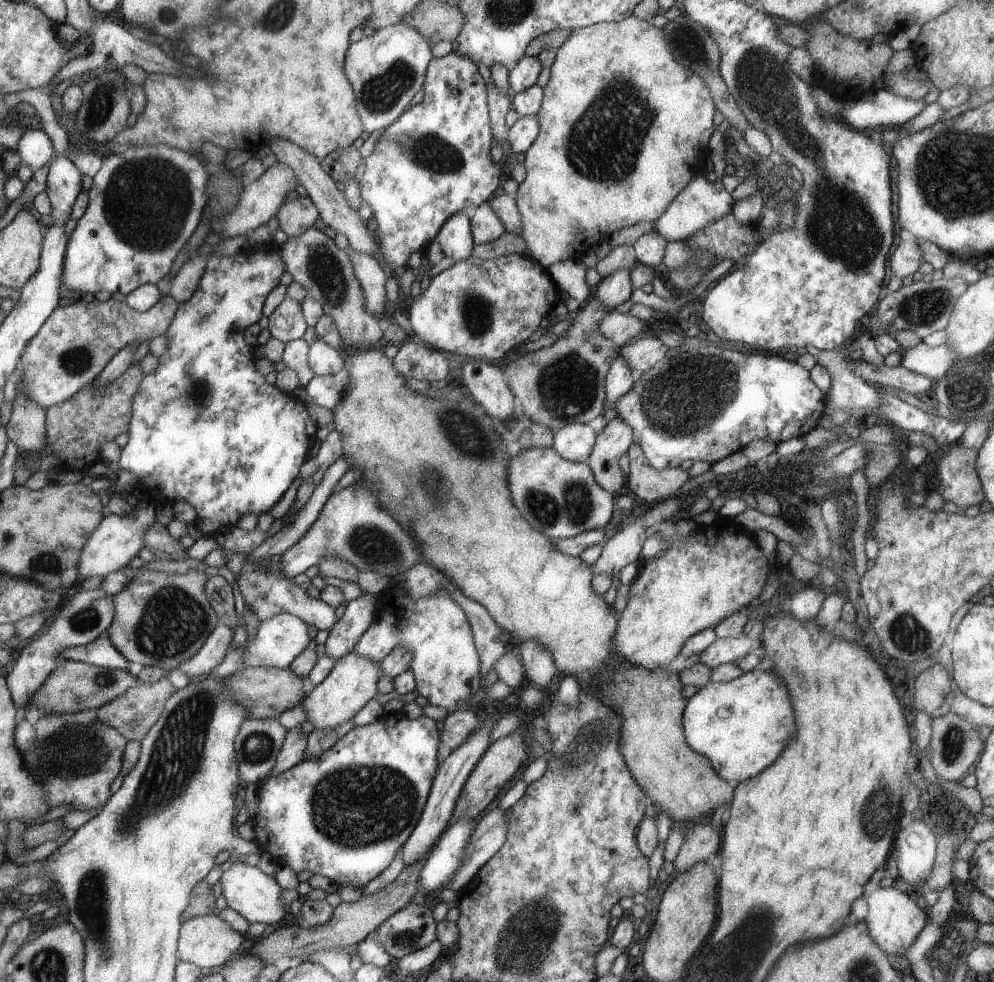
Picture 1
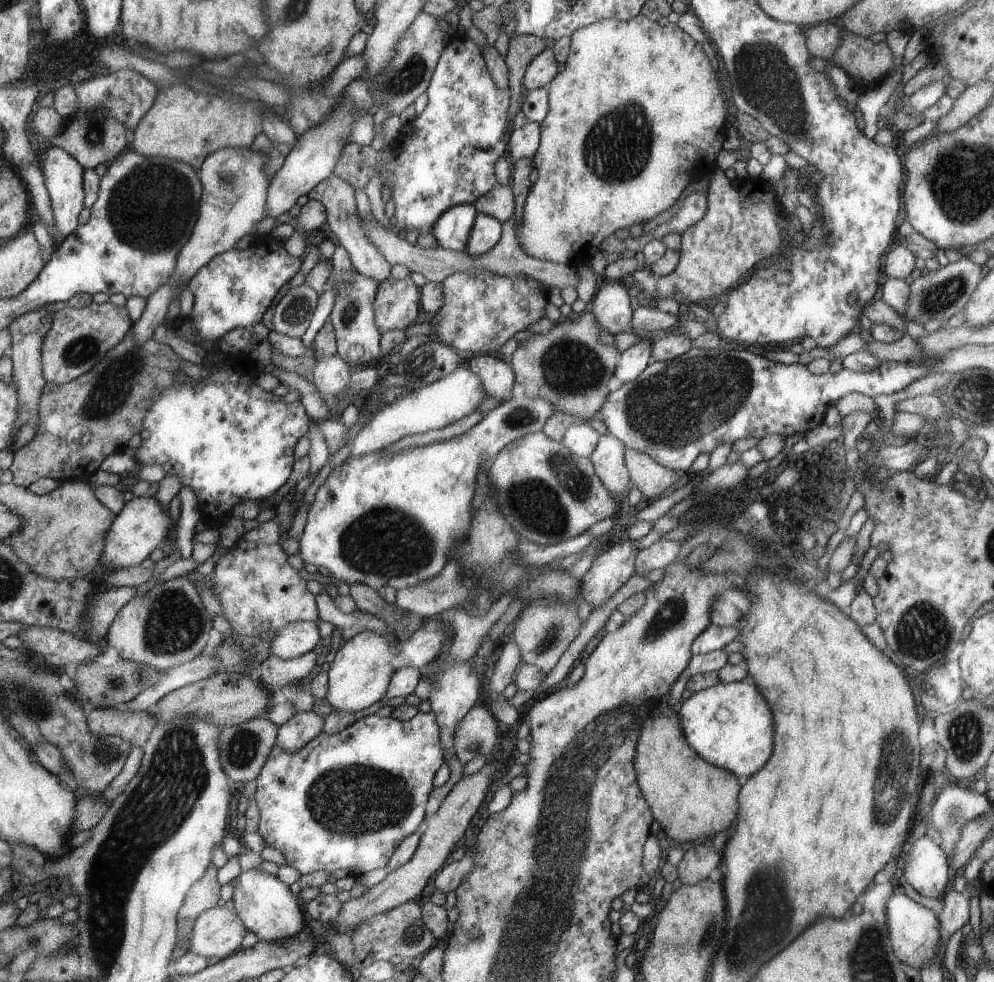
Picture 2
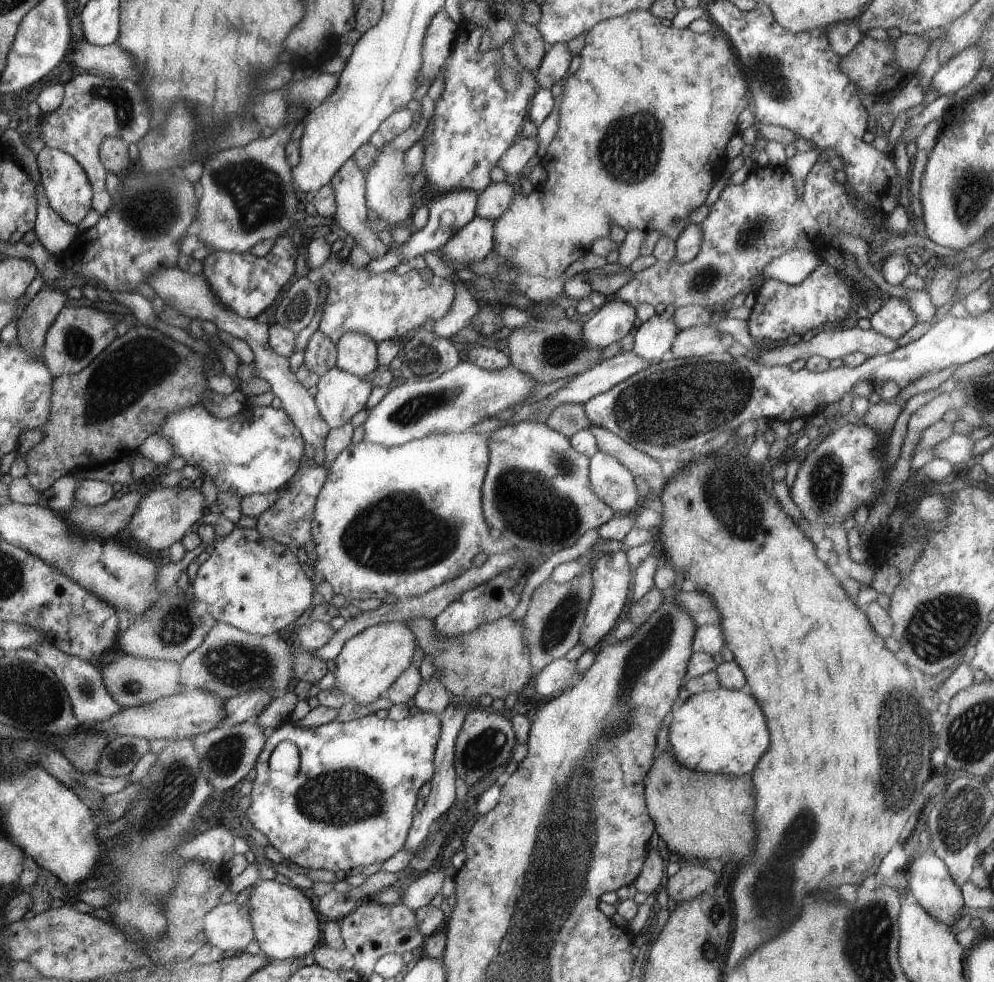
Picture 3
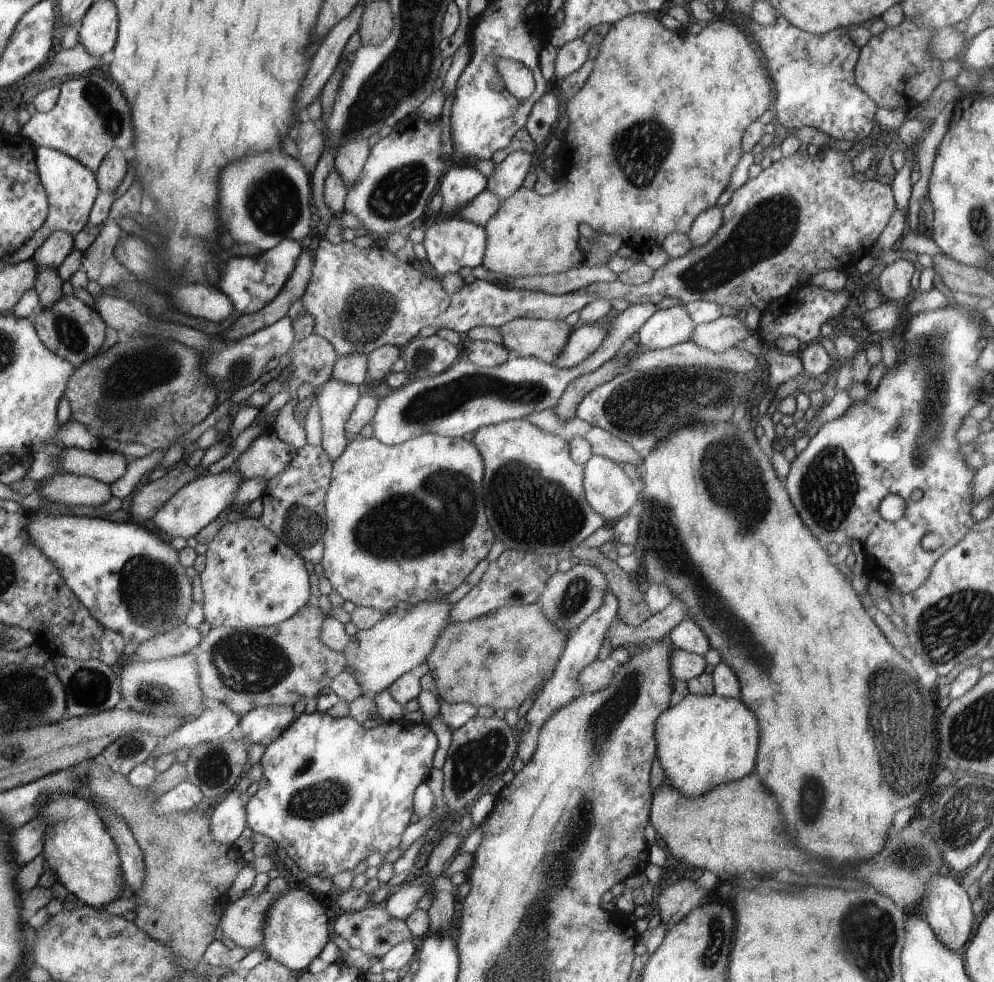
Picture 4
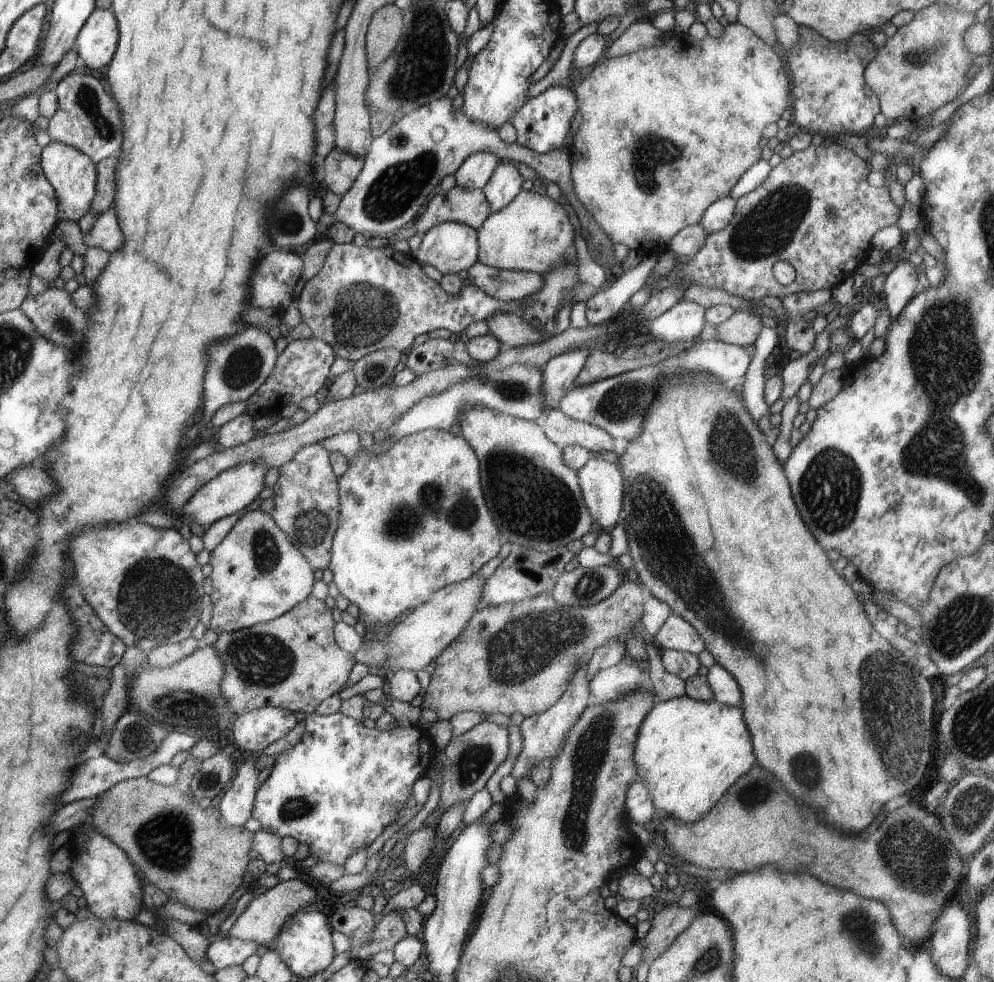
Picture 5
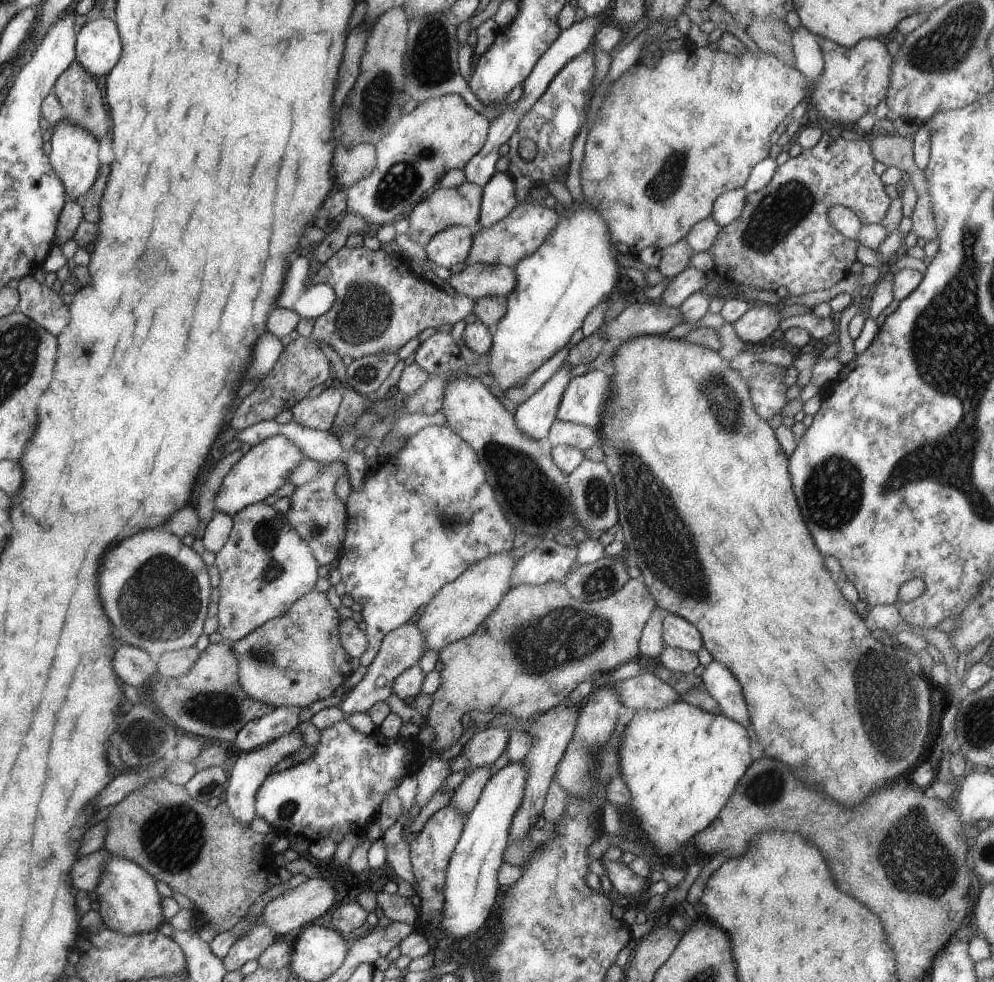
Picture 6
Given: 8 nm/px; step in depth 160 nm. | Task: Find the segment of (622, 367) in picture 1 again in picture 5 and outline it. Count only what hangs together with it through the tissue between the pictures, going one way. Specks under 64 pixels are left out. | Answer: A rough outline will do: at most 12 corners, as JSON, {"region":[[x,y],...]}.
{"region":[[682,299],[645,332],[669,343],[698,338],[703,306]]}

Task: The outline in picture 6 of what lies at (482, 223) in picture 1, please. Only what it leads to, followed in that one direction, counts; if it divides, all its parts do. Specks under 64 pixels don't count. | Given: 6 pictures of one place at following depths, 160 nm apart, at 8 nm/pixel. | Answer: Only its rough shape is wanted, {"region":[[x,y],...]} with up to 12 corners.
{"region":[[446,227],[426,246],[430,262],[450,269],[473,243],[468,227]]}

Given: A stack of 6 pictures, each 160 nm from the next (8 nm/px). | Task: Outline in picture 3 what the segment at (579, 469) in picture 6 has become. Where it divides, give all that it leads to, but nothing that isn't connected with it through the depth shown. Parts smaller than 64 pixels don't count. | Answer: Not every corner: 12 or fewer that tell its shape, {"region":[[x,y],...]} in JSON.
{"region":[[596,451],[591,488],[614,511],[638,502],[634,475]]}

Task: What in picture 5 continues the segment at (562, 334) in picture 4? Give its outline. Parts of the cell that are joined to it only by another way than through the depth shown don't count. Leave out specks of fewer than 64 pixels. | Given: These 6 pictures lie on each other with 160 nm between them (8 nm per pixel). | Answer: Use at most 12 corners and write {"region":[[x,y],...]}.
{"region":[[516,312],[485,320],[504,347],[541,343],[548,337]]}

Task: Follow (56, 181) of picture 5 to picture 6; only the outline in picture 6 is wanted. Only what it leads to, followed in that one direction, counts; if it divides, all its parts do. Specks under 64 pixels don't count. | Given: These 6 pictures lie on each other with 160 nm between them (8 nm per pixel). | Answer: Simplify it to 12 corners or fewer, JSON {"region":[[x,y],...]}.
{"region":[[62,119],[48,159],[71,199],[98,176],[98,139]]}

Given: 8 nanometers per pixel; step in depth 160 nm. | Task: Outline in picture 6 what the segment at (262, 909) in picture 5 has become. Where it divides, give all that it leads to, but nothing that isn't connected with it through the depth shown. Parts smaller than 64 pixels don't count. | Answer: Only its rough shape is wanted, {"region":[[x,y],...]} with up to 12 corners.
{"region":[[321,877],[268,902],[258,924],[278,936],[323,918],[336,888]]}

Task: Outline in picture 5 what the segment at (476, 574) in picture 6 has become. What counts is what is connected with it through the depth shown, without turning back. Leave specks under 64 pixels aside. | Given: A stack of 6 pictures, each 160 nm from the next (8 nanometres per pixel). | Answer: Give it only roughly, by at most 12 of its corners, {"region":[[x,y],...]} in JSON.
{"region":[[486,579],[434,592],[363,640],[359,663],[390,677],[419,671],[452,644],[481,608]]}

